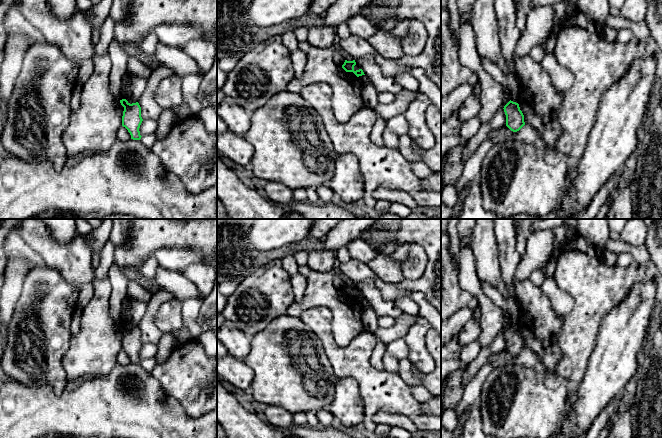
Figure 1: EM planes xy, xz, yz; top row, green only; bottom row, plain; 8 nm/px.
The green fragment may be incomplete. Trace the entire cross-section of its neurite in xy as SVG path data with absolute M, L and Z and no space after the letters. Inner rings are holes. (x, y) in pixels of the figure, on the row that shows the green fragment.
M126 99L120 100L124 107L122 116L122 126L125 127L131 135L131 139L140 140L140 125L143 121L141 117L141 107L138 102L130 104Z

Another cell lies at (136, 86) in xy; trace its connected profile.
M128 76L126 85L126 100L128 103L136 103L146 90L148 78L138 76Z

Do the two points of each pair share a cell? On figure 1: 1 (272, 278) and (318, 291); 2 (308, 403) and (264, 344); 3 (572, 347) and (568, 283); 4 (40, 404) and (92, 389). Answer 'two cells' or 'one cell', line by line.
1: two cells
2: one cell
3: one cell
4: one cell

